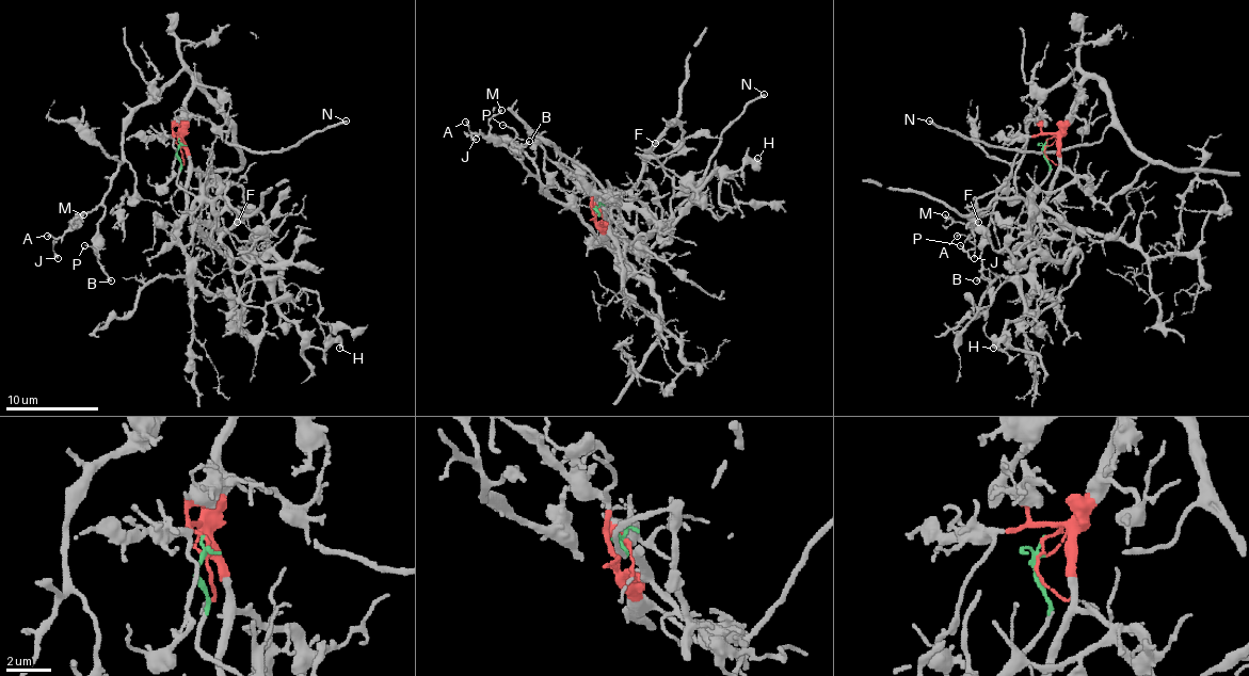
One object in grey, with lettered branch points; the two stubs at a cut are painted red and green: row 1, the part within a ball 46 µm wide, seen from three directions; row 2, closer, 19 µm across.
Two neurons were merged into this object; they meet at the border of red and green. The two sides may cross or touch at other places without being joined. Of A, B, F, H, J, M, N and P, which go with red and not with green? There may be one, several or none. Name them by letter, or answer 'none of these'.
A, B, J, M, N, P

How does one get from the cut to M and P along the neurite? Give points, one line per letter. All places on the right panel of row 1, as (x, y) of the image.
M: (1046, 142), (1078, 86), (1076, 70), (1030, 114), (1025, 154), (997, 200), (967, 223), (944, 214)
P: (1046, 142), (1078, 86), (1076, 70), (1030, 114), (1025, 154), (1011, 167), (986, 237), (977, 246), (960, 244)

